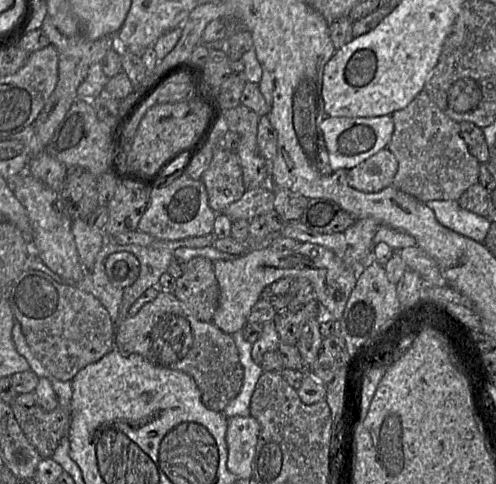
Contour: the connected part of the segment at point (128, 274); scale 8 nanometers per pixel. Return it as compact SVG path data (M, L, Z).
M130 252L110 254L104 263L110 283L120 289L131 286L139 276L140 263Z

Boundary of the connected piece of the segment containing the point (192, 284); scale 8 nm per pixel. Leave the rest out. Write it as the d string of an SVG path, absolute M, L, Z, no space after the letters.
M205 257L189 260L173 289L176 298L202 322L212 322L219 304L220 290L213 262Z

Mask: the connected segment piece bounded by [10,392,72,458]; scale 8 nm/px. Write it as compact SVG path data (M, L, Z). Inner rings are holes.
M34 392L19 394L10 403L11 409L28 441L42 458L51 458L62 439L68 436L71 424L70 406L58 406L52 411L45 411L37 402Z

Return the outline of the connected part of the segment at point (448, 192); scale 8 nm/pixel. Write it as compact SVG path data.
M423 90L407 107L392 114L394 130L387 149L398 162L398 169L393 179L394 188L426 203L433 200L458 201L461 195L478 182L479 161L470 154L466 142L460 135L459 123L446 116Z

